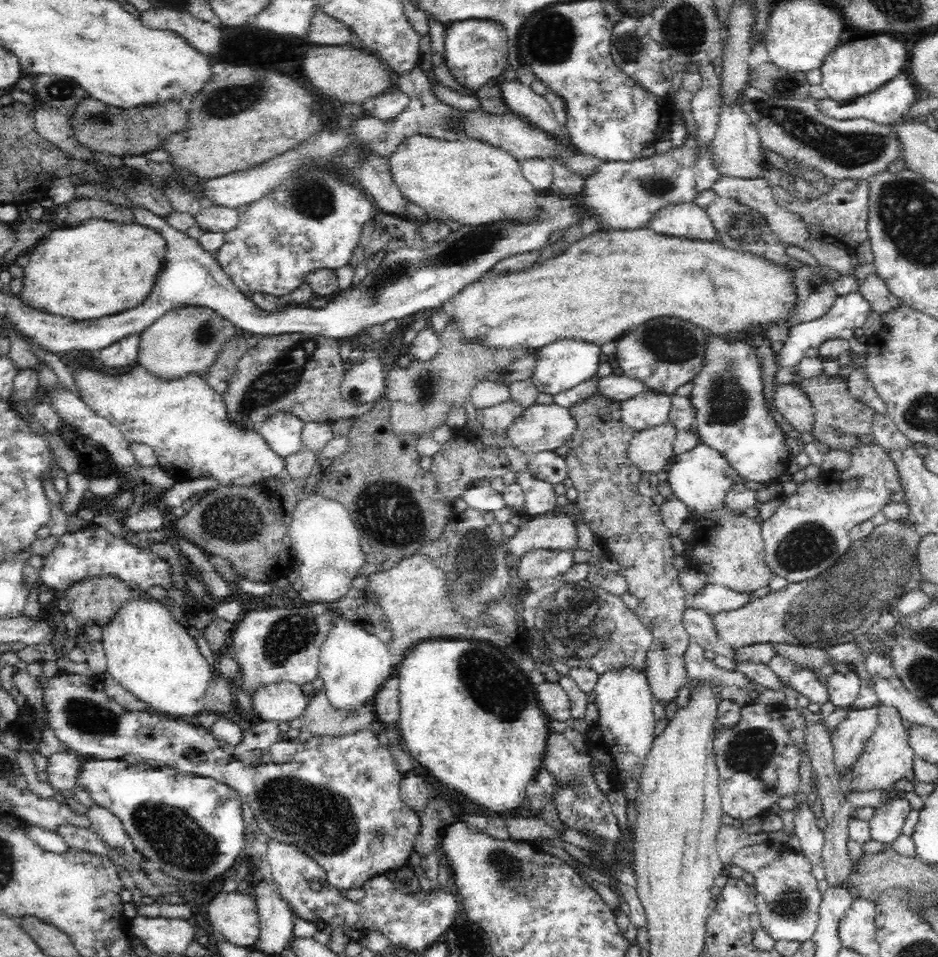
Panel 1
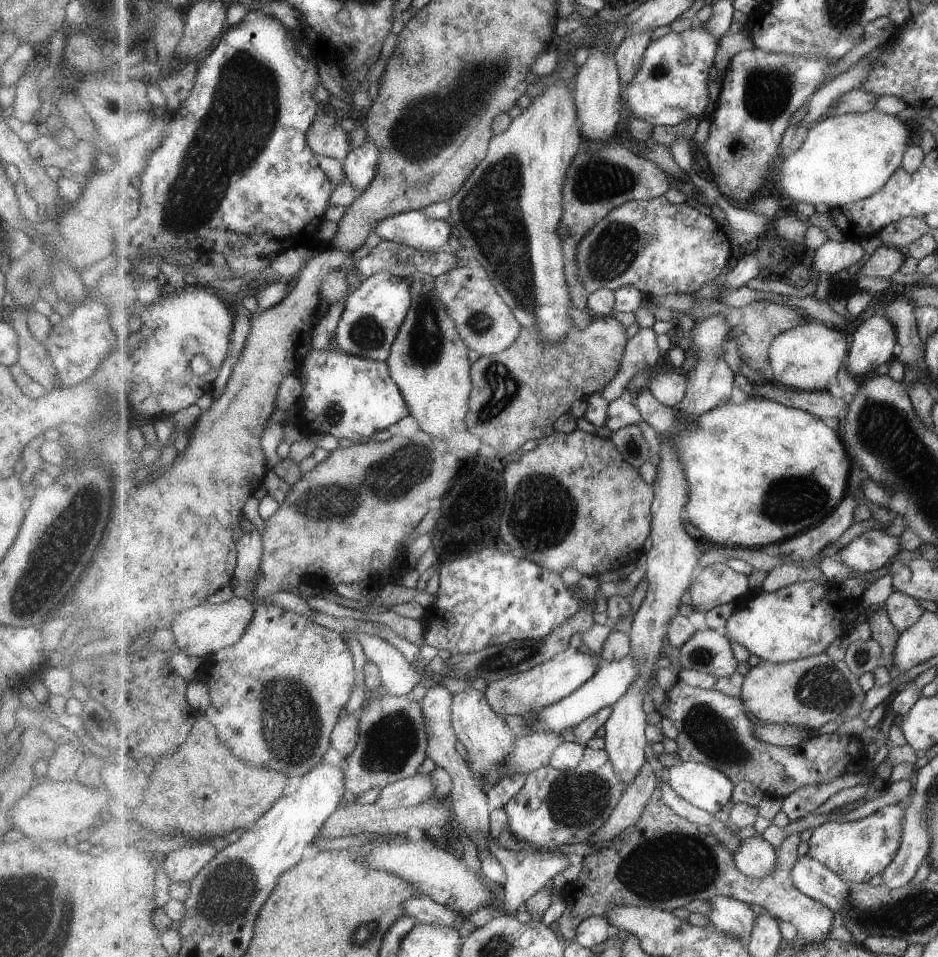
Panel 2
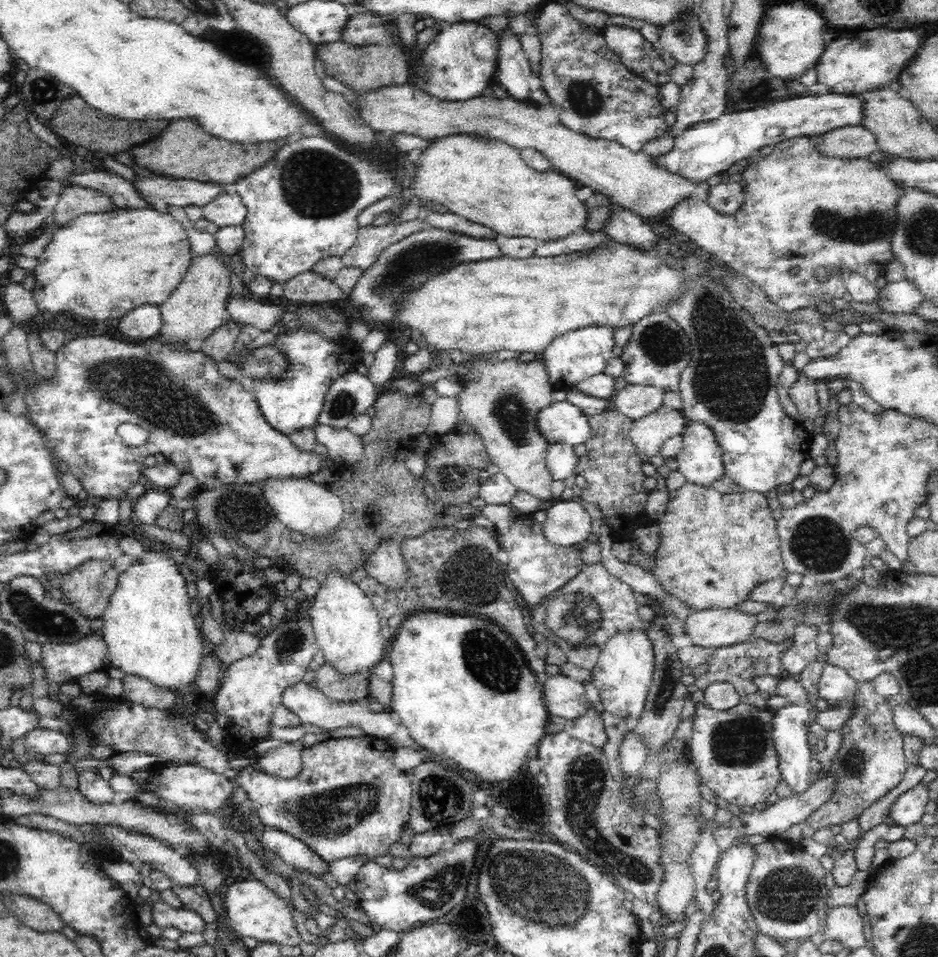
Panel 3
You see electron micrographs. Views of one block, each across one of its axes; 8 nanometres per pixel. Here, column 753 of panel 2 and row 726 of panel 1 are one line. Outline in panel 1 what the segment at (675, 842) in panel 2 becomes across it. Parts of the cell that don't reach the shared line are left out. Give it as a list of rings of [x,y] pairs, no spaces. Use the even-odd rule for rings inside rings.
[[[878,705],[878,723],[874,734],[869,738],[856,764],[852,768],[850,781],[842,780],[841,787],[845,794],[850,792],[874,792],[891,790],[893,786],[912,770],[915,752],[908,742],[908,731],[902,725],[903,718],[894,706]]]

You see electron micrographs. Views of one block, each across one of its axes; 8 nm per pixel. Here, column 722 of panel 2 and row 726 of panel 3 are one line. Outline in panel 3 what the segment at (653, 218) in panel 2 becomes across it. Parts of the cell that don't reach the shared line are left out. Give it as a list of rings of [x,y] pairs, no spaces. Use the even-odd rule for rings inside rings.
[[[300,614],[289,615],[282,624],[271,628],[268,635],[262,638],[262,644],[254,654],[224,666],[219,687],[215,692],[214,706],[218,715],[226,714],[230,720],[230,724],[224,728],[226,733],[224,744],[228,750],[249,751],[258,742],[272,740],[272,716],[276,707],[282,705],[282,694],[286,688],[294,686],[304,678],[316,651],[315,631],[311,622]]]

